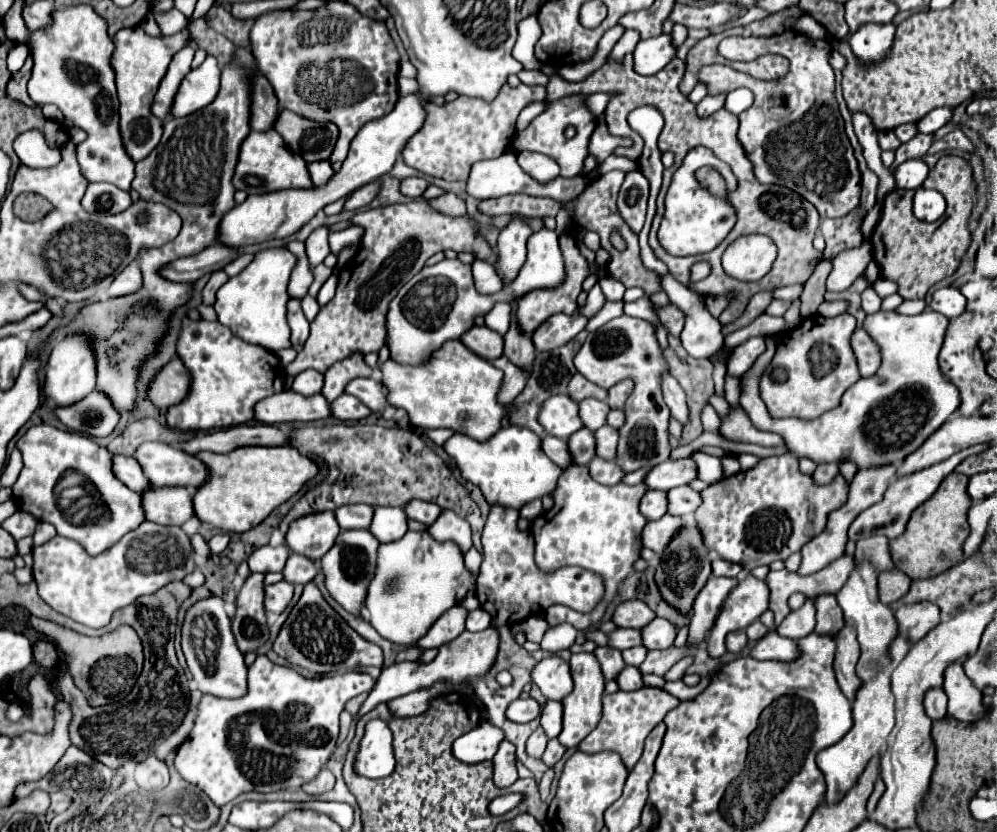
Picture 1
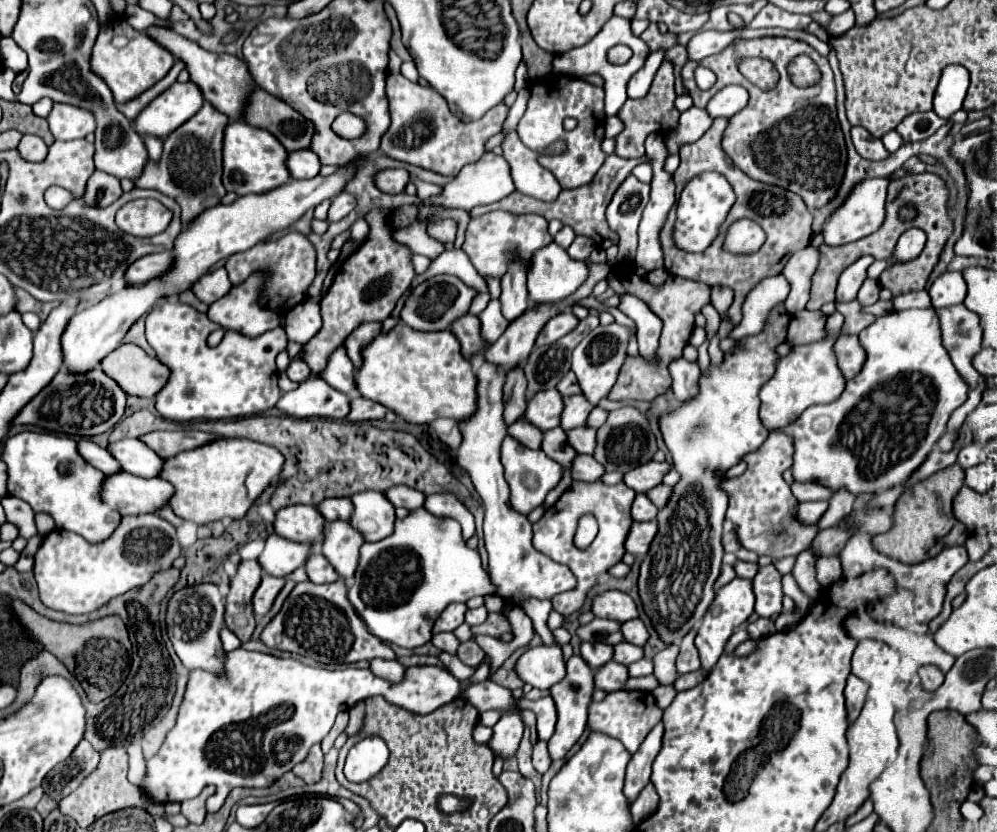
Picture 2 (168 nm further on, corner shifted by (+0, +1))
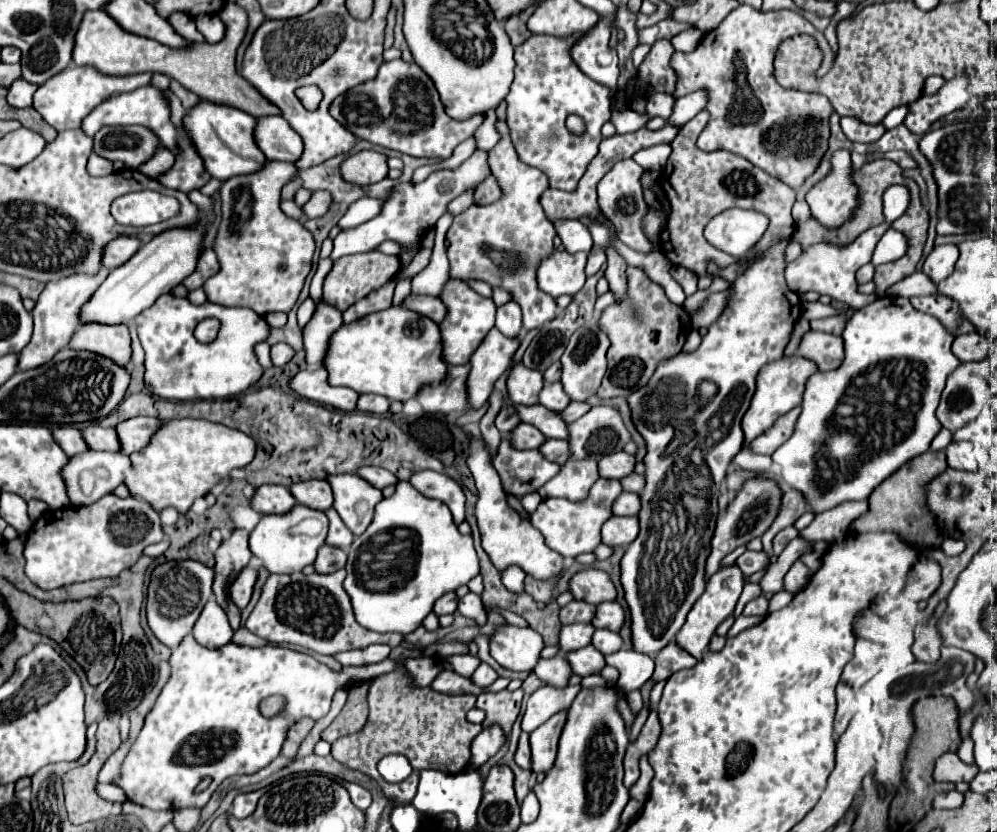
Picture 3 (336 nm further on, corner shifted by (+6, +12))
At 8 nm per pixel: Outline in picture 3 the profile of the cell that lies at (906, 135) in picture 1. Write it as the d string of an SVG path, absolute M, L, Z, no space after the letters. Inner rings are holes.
M963 74L961 78L947 80L947 84L935 96L921 96L917 102L911 104L903 124L909 130L917 132L923 128L921 120L931 120L931 124L933 124L939 118L955 112L957 108L963 108L969 100L967 86L969 86L967 74Z

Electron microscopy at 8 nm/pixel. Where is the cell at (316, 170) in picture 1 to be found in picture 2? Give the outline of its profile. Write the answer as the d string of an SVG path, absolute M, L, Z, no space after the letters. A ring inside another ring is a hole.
M299 149L297 153L287 153L287 169L291 179L311 179L319 173L319 157L311 149Z

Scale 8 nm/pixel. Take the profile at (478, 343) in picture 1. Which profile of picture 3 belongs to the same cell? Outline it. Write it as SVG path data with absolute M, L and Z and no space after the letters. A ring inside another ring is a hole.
M407 296L403 306L411 308L419 314L425 314L427 318L431 318L437 324L443 322L447 316L447 306L439 298L411 298L411 296Z

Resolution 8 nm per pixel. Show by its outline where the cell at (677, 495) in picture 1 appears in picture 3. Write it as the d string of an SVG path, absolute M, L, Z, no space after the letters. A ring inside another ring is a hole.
M629 474L627 478L621 480L621 486L625 492L635 492L639 494L645 488L645 478L641 474Z

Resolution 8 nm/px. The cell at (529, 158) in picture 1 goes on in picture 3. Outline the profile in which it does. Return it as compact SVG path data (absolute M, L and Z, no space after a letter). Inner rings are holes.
M497 120L495 128L501 134L501 140L493 150L489 150L489 166L503 188L503 198L489 206L473 204L463 214L453 218L447 232L451 242L447 248L447 258L451 262L453 278L485 280L491 286L509 290L513 300L517 300L523 310L525 330L535 330L557 316L555 298L543 294L535 282L535 264L553 252L555 238L555 228L539 204L539 196L549 188L549 180L541 170L523 164L515 146L511 144L509 126L505 120Z

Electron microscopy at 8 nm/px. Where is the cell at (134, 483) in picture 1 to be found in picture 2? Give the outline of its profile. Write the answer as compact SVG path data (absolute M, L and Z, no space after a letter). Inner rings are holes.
M79 439L79 441L77 441L77 449L79 449L81 457L85 457L85 461L87 461L89 465L93 465L93 467L99 469L99 471L103 471L105 475L111 475L111 473L115 473L115 471L121 471L119 463L113 459L113 455L111 455L107 449L95 445L93 441L89 441L89 439Z

